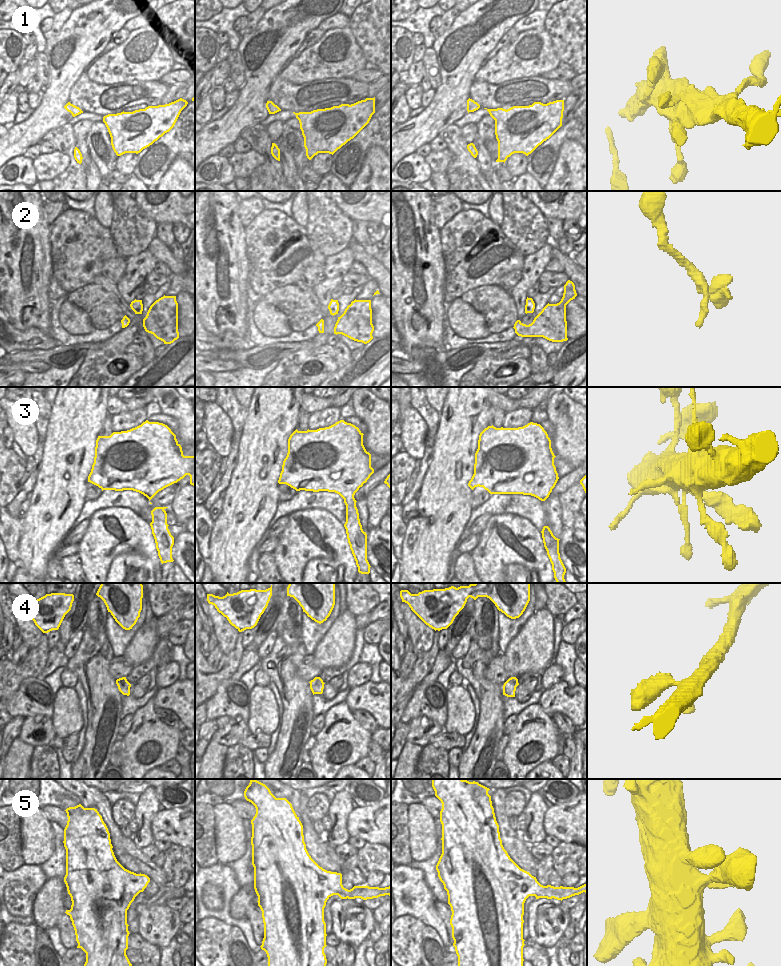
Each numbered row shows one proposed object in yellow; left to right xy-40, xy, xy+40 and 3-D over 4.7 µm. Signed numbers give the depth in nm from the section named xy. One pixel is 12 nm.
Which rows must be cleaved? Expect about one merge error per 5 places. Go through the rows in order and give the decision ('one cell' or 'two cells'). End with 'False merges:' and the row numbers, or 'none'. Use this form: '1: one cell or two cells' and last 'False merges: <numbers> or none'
1: one cell
2: one cell
3: one cell
4: one cell
5: one cell
False merges: none

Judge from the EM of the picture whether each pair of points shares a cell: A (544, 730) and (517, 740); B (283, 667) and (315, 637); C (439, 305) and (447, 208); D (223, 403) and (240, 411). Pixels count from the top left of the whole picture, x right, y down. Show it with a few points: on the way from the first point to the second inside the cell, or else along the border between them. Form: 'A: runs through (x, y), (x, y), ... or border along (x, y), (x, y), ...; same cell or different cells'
A: runs through (537, 737), (524, 740); same cell
B: border along (302, 640), (307, 653); different cells
C: border along (431, 206), (434, 224), (439, 229); different cells
D: runs through (227, 403), (236, 411); same cell

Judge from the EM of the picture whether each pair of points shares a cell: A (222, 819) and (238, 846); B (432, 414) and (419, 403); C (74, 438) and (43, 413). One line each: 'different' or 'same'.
A: same
B: same
C: different

